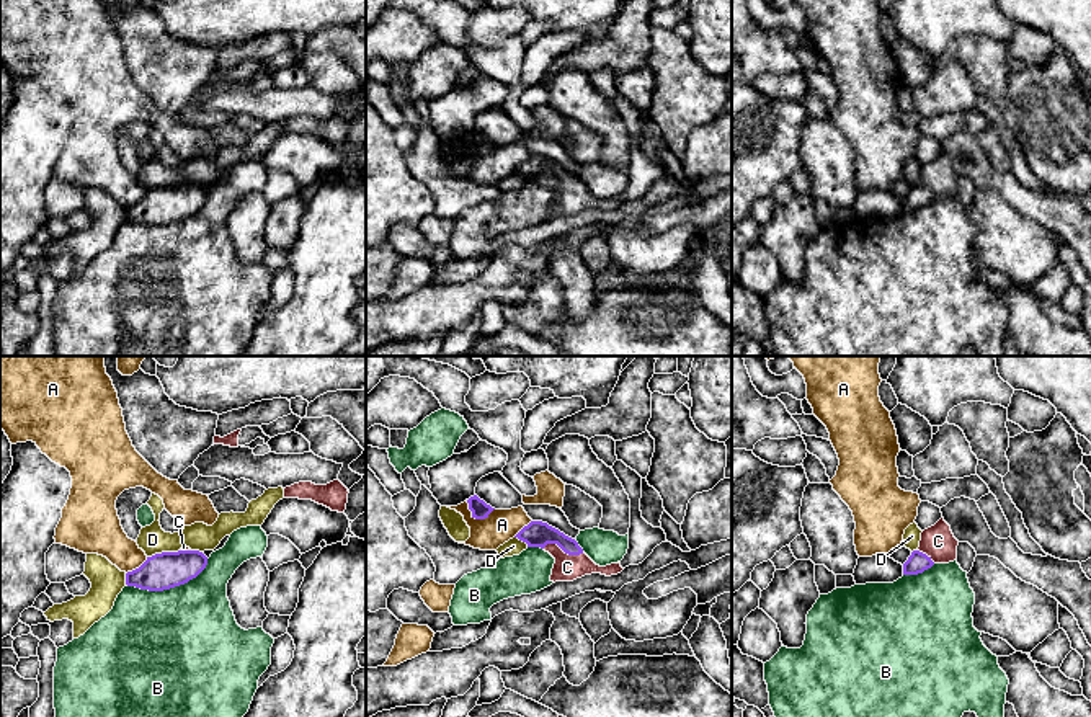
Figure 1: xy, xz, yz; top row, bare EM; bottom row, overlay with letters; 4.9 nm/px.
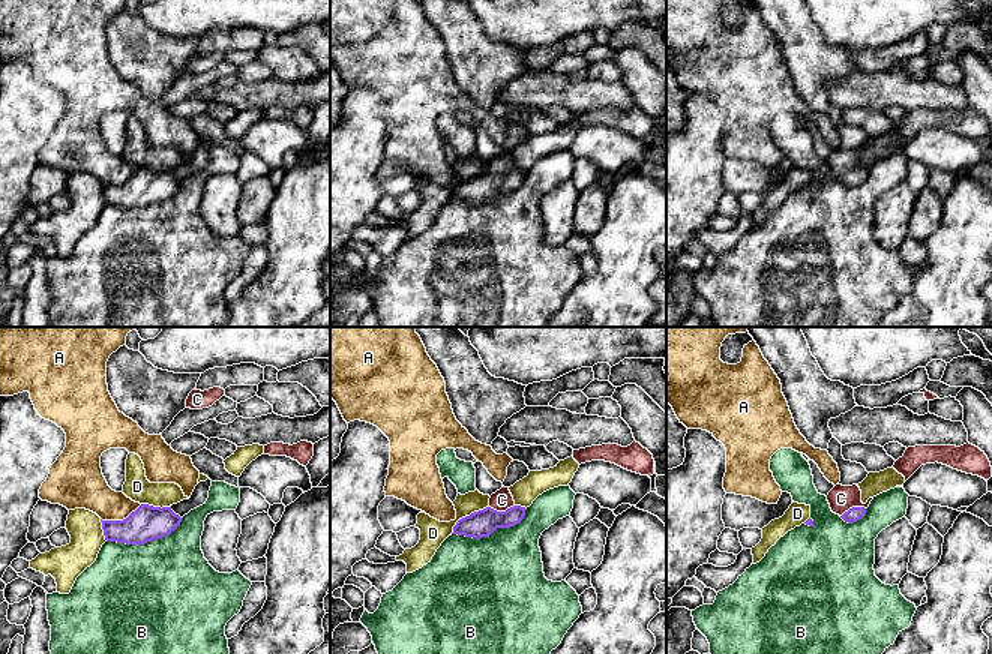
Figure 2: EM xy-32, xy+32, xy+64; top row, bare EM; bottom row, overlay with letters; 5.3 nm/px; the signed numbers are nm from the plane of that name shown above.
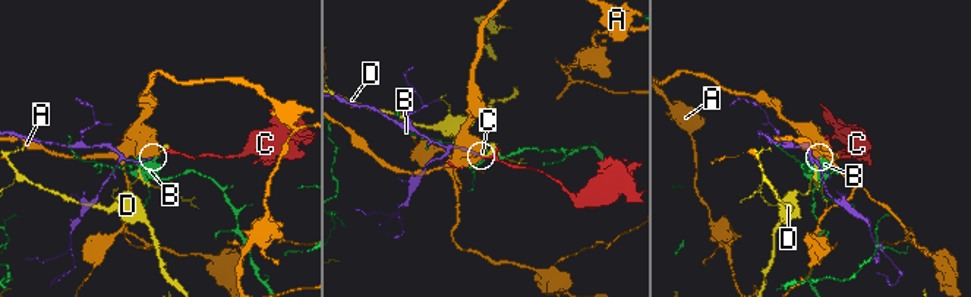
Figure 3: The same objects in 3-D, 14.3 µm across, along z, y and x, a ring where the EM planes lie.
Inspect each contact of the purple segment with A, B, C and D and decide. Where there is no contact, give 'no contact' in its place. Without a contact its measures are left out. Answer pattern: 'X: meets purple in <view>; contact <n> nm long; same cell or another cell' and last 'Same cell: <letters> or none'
A: meets purple in xz; contact 150 nm long; another cell
B: meets purple in xy; contact 420 nm long; another cell
C: meets purple in xz; contact 200 nm long; same cell
D: meets purple in xy; contact 170 nm long; another cell
Same cell: C

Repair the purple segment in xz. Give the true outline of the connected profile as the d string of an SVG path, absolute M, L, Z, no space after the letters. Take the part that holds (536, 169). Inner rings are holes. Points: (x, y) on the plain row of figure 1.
M531 155L514 171L526 176L528 181L544 183L555 193L550 209L554 217L573 216L591 207L611 211L624 204L619 196L606 201L596 199L575 173L542 155Z

